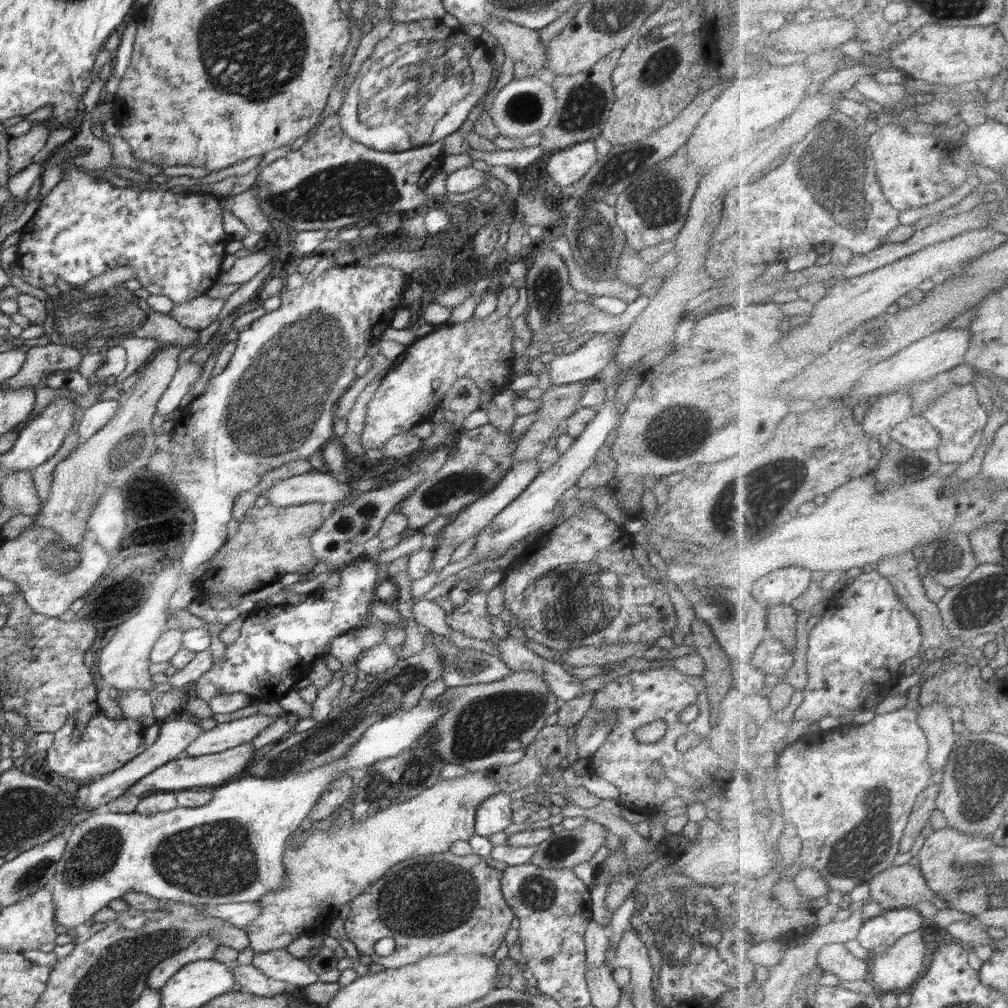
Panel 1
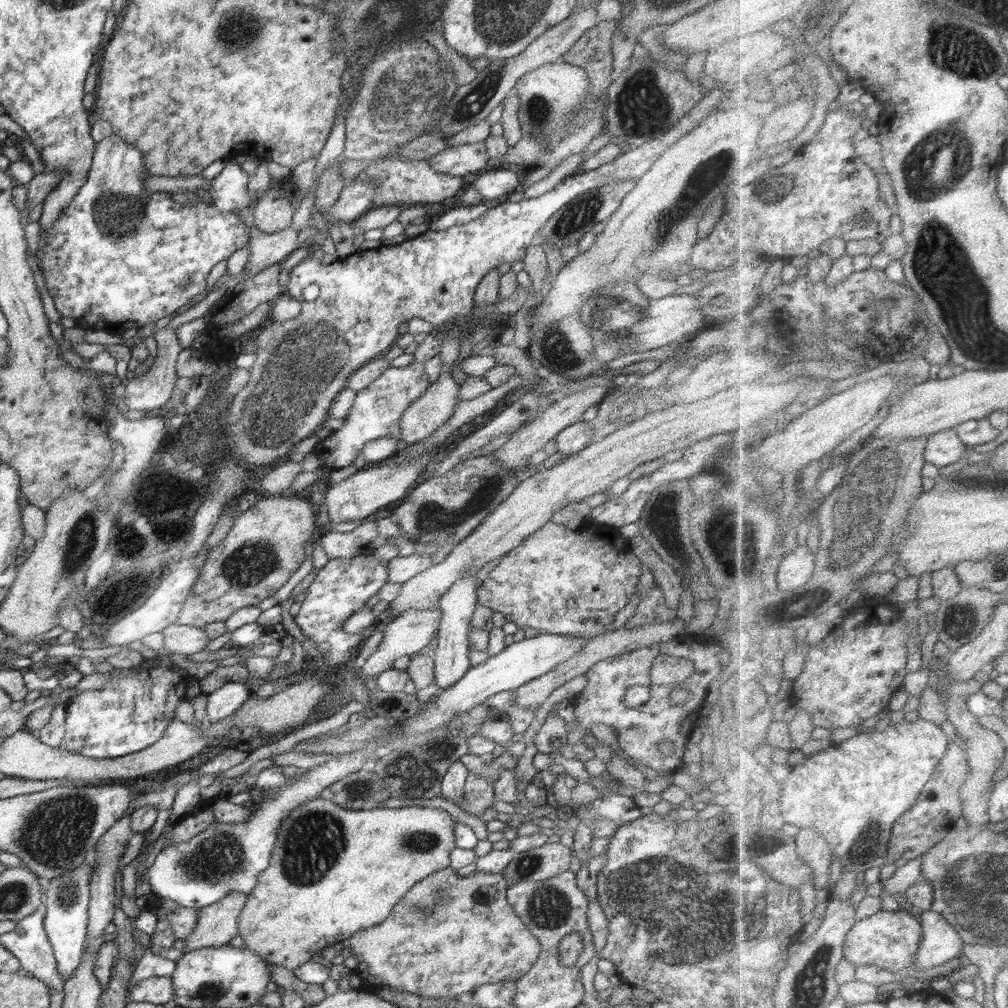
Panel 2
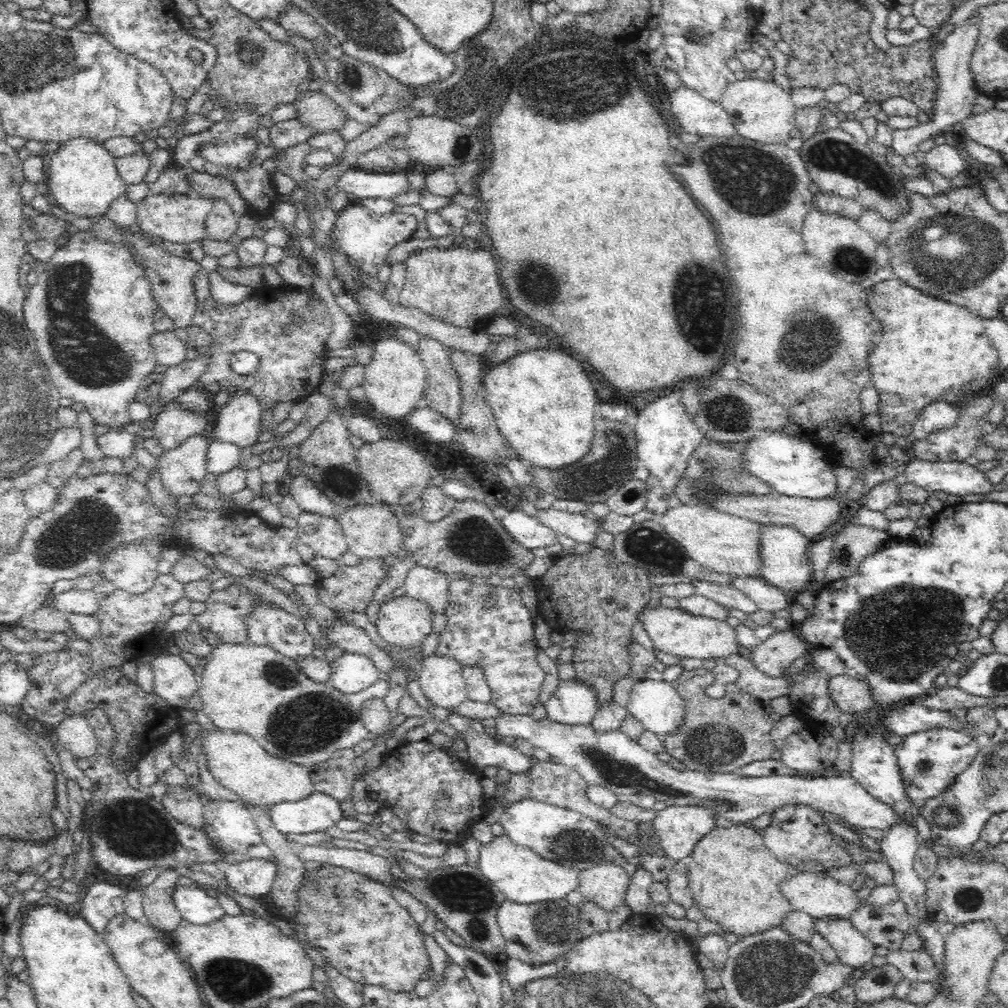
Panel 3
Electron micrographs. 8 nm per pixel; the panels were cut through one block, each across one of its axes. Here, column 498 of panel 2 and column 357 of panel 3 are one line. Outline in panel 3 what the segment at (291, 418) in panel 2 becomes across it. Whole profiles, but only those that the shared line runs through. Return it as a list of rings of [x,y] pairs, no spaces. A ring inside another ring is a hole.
[[[353,205],[348,206],[339,214],[334,223],[332,234],[352,263],[360,267],[360,271],[369,277],[376,278],[376,274],[385,264],[388,252],[396,244],[406,242],[406,240],[412,238],[417,222],[417,218],[412,216],[412,214],[393,211],[385,215],[375,215],[363,205]]]

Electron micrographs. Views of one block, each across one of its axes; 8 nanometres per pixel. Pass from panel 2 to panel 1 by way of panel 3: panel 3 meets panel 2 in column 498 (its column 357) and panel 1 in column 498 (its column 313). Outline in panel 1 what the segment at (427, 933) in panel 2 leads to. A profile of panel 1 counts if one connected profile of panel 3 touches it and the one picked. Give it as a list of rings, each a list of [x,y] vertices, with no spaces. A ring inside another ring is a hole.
[[[449,850],[443,853],[426,855],[423,857],[414,857],[411,859],[406,859],[388,869],[388,872],[384,873],[376,883],[368,887],[368,891],[364,892],[361,896],[354,898],[348,905],[350,906],[350,912],[348,912],[348,917],[344,921],[345,936],[347,936],[350,942],[354,943],[356,950],[358,950],[360,955],[368,955],[372,958],[372,962],[382,964],[385,969],[396,969],[401,966],[414,964],[420,959],[438,956],[446,953],[460,953],[460,955],[470,955],[472,953],[478,953],[483,955],[494,955],[496,950],[502,941],[504,941],[504,936],[508,933],[508,929],[519,926],[519,921],[514,915],[514,912],[508,907],[505,902],[503,895],[501,894],[501,878],[502,871],[490,867],[486,863],[486,859],[478,855],[468,855],[468,856],[458,856],[457,854],[452,854]],[[380,938],[394,938],[395,940],[395,951],[393,955],[388,957],[379,956],[374,951],[374,944],[380,940]]]

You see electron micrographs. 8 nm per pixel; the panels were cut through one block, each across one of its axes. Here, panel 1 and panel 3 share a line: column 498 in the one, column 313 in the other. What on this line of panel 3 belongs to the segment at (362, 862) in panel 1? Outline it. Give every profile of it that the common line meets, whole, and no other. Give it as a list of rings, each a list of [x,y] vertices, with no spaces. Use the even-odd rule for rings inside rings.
[[[202,729],[196,740],[202,742],[208,771],[215,780],[249,804],[270,808],[283,802],[298,802],[315,792],[308,768],[269,754],[249,734]]]

